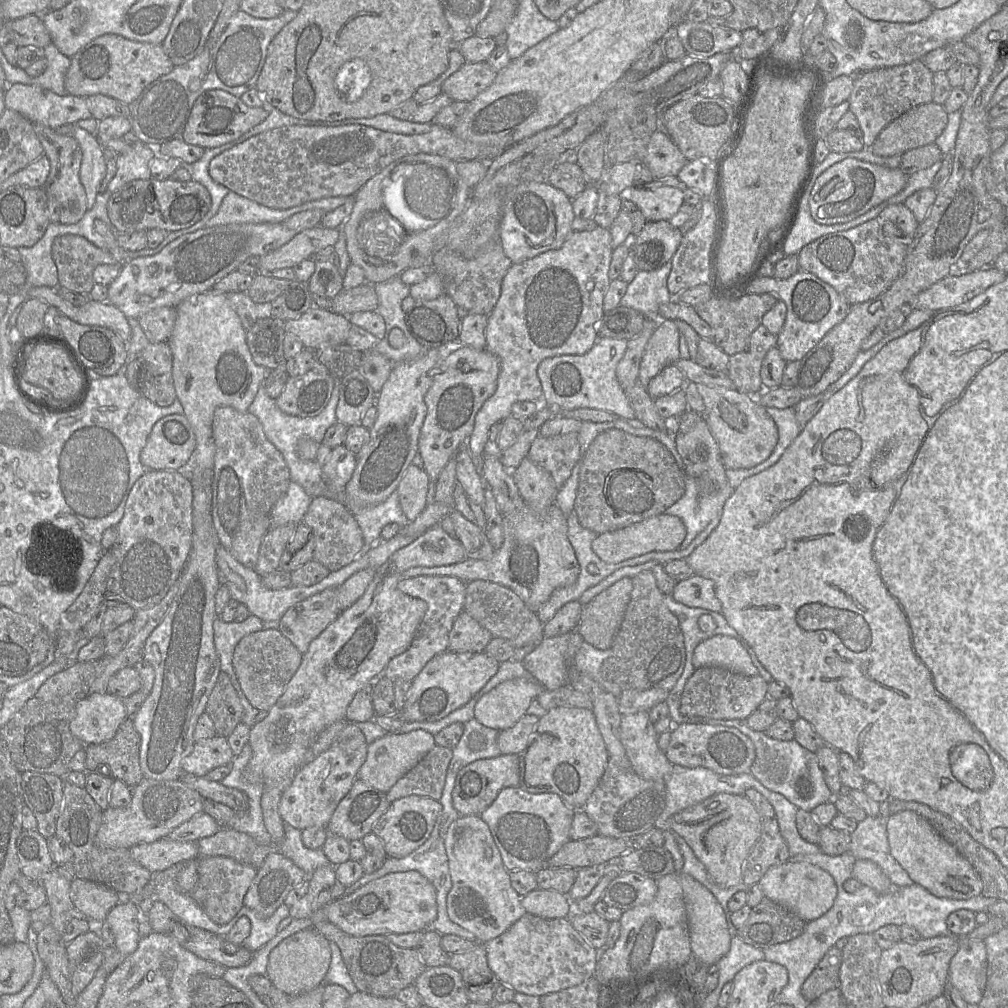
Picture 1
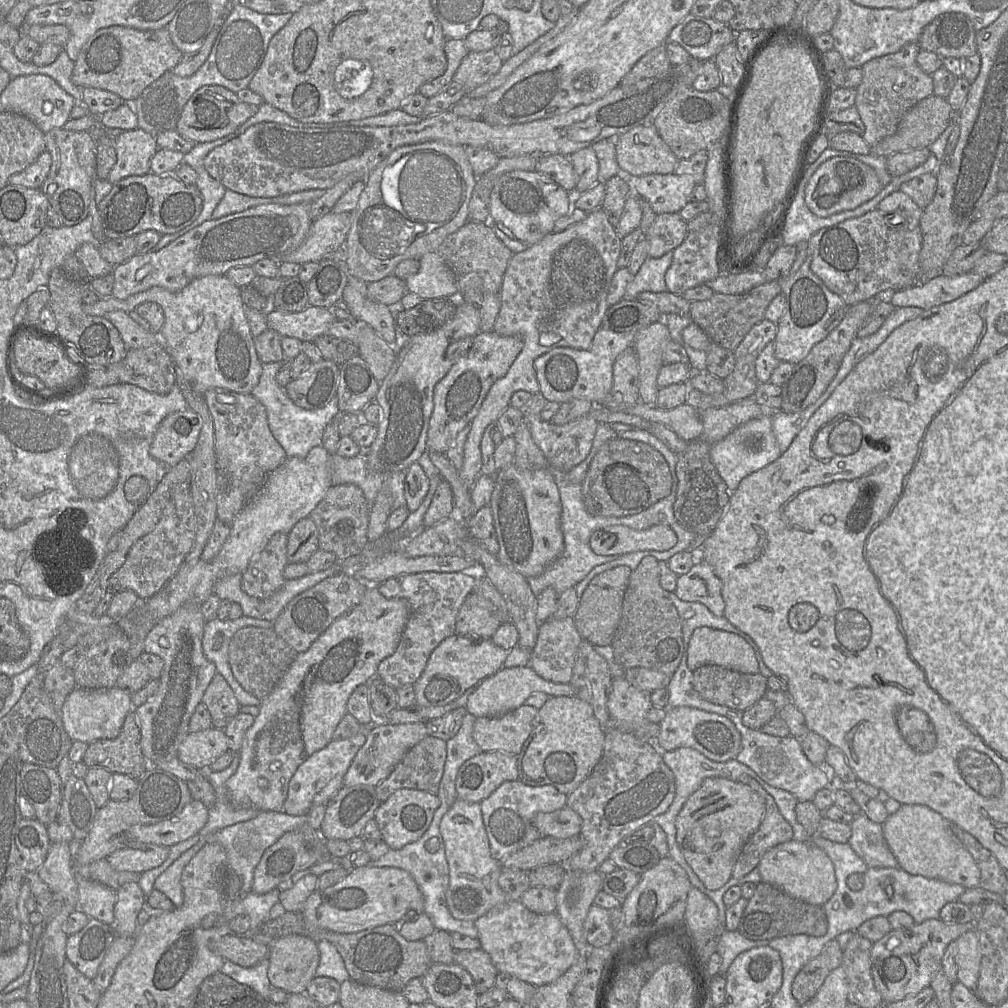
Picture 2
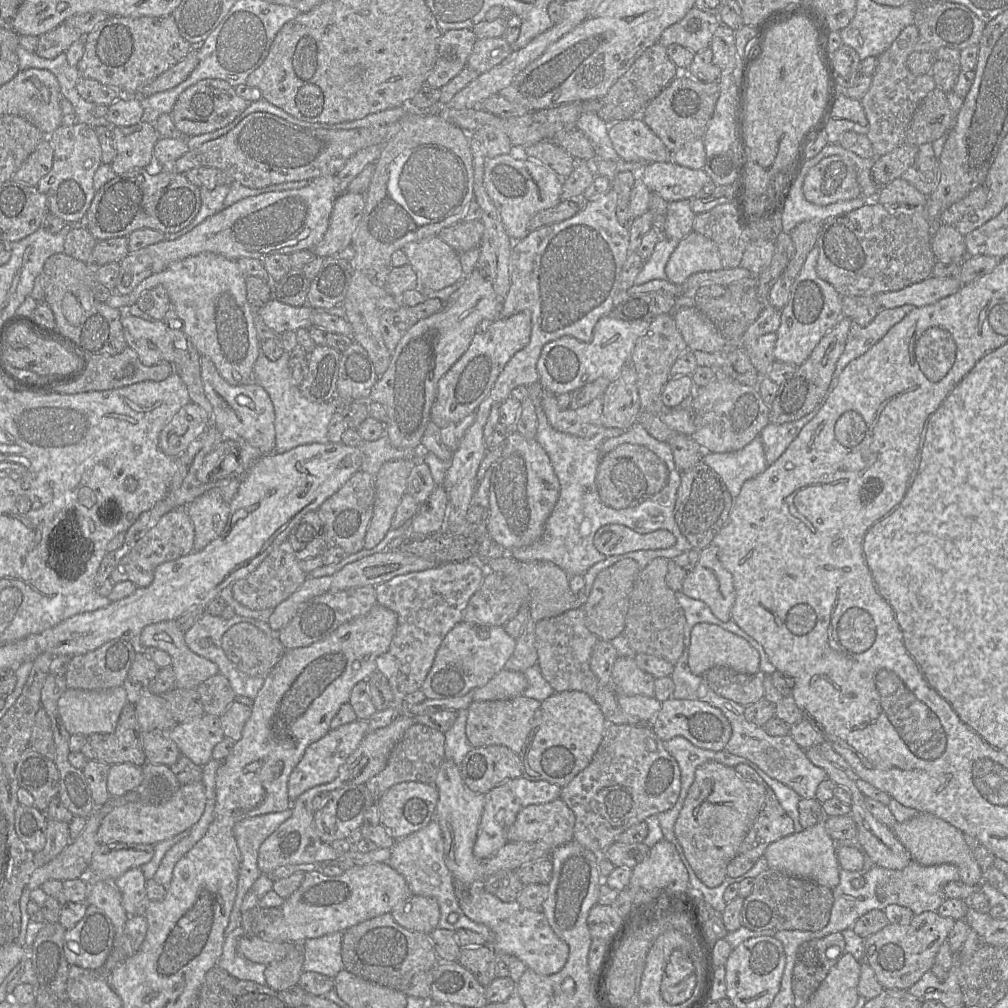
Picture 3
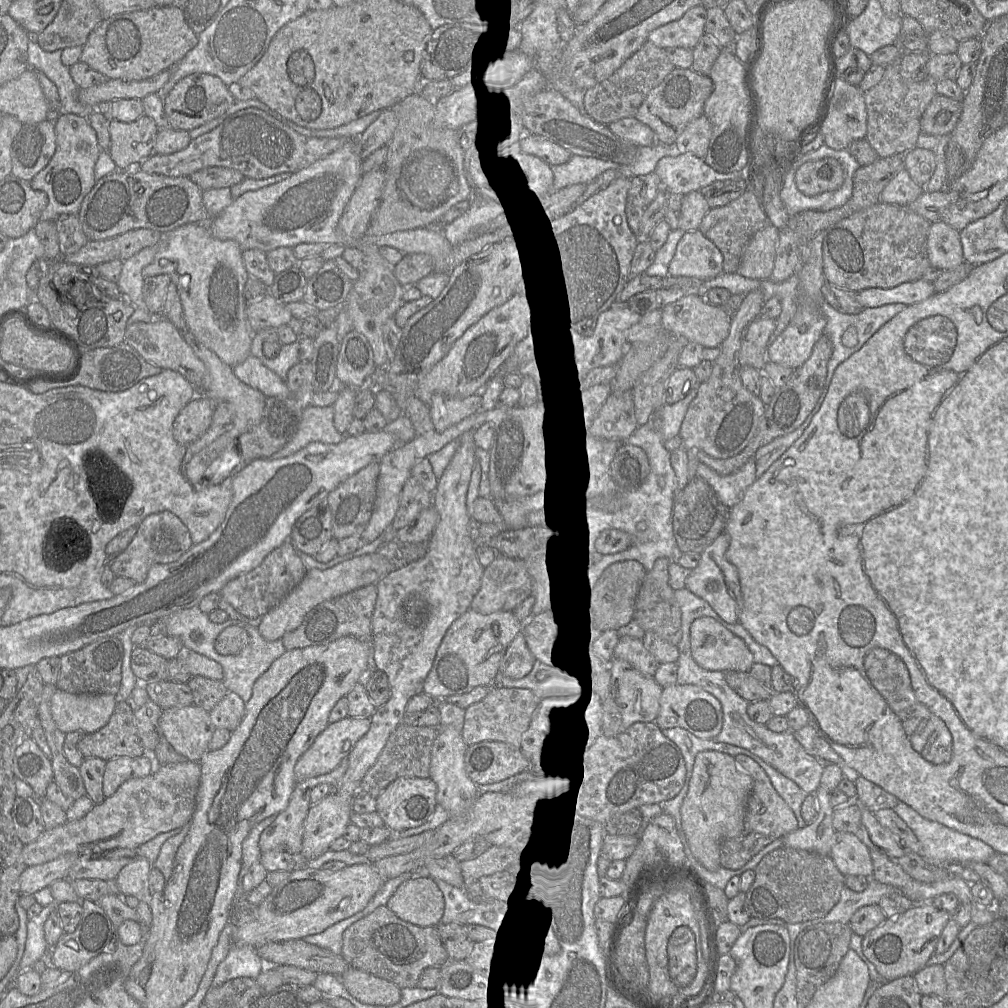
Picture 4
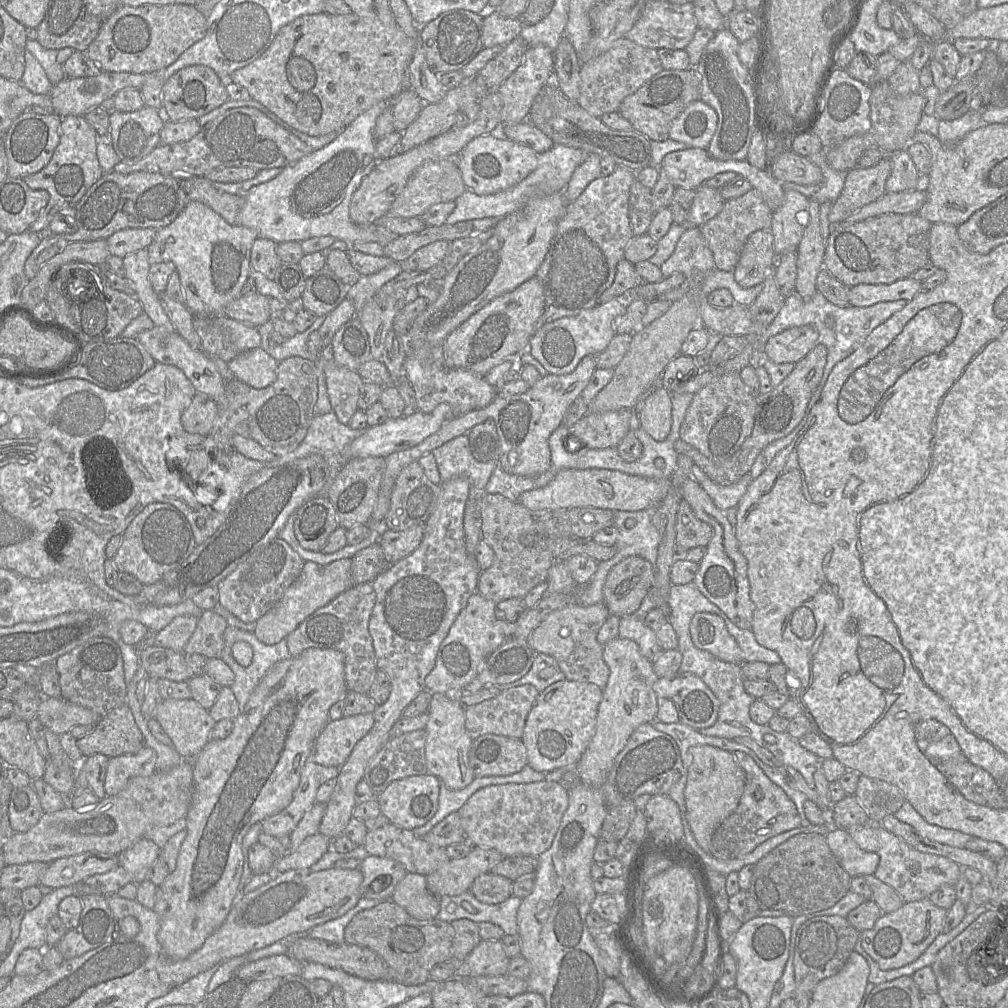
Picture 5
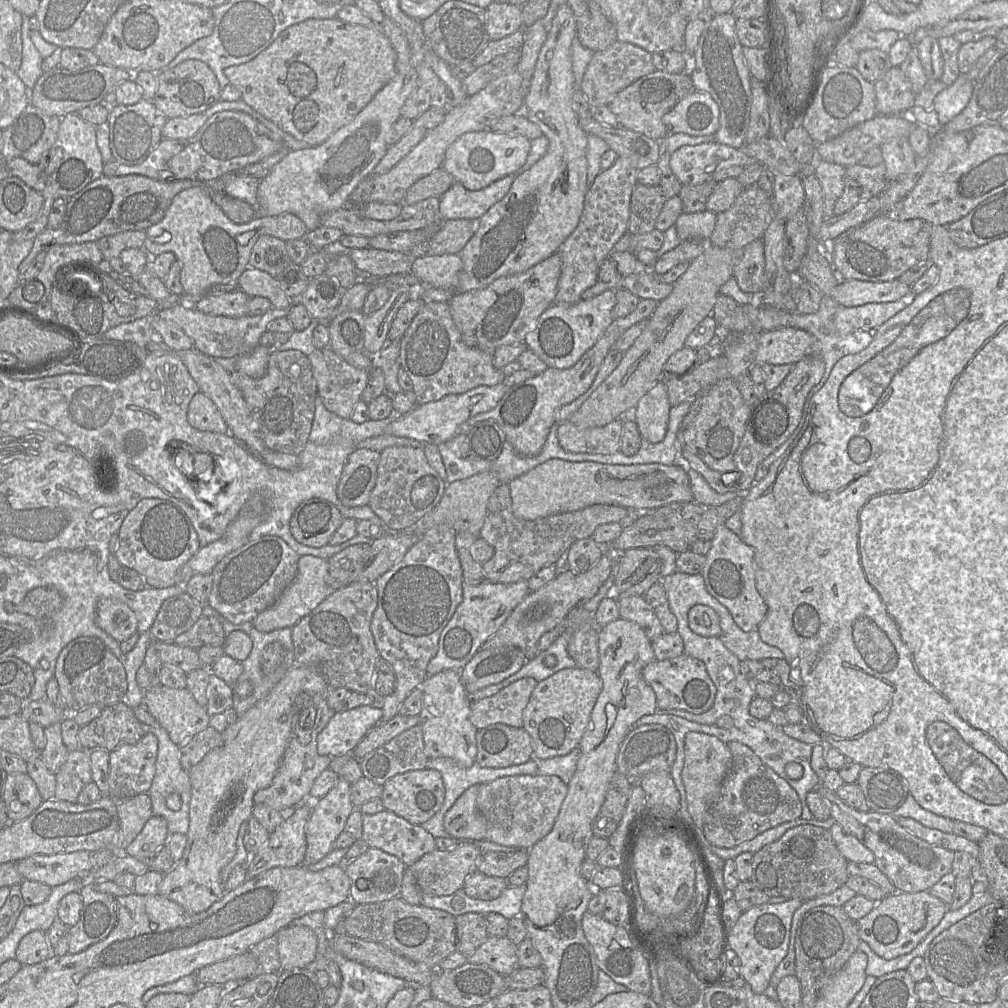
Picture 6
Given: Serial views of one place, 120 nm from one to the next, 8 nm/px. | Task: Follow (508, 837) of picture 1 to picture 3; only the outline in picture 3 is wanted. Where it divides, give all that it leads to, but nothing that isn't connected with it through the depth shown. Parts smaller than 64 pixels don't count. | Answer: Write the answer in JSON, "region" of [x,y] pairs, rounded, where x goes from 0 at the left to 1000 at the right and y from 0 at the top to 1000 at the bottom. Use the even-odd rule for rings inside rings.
{"region":[[[516,770],[502,774],[484,785],[481,788],[480,805],[469,841],[470,848],[476,853],[490,848],[504,835],[503,825],[511,815],[513,808],[524,799],[541,798],[556,792],[557,782],[542,774],[525,774]]]}

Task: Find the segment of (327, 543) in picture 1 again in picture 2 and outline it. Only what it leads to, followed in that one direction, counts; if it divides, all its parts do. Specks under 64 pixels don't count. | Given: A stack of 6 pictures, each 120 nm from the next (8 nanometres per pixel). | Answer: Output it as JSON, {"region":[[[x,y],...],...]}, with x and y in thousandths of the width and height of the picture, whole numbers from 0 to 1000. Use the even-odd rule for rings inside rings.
{"region":[[[328,482],[321,495],[307,511],[315,525],[316,545],[331,549],[335,557],[356,551],[366,540],[364,528],[368,502],[355,482]]]}

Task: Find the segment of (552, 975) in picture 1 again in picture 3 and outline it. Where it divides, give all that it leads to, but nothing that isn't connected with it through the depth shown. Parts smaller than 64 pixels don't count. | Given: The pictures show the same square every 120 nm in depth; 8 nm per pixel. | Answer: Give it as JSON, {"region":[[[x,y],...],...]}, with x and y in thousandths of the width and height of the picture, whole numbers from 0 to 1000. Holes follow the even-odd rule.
{"region":[[[471,876],[464,886],[456,890],[456,901],[470,915],[482,918],[488,925],[487,939],[493,946],[505,946],[516,951],[523,960],[536,967],[548,967],[555,964],[564,949],[564,938],[549,924],[541,907],[537,903],[519,900],[514,894],[500,895],[493,889],[483,885],[479,876]]]}

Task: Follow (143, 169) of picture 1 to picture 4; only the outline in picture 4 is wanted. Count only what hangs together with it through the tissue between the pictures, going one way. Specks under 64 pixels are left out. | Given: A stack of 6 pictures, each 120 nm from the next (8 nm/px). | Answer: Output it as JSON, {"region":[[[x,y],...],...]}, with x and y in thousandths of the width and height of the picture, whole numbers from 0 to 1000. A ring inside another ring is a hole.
{"region":[[[144,113],[129,122],[110,118],[108,153],[116,168],[136,167],[151,154],[157,129],[154,121]]]}

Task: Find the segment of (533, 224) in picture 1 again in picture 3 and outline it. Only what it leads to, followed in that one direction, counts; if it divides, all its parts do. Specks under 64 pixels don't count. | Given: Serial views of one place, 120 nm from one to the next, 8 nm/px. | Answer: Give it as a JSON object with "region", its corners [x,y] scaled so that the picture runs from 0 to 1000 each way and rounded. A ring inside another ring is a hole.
{"region":[[[511,150],[482,158],[479,181],[503,232],[510,240],[520,237],[526,231],[525,220],[534,210],[548,206],[558,199],[559,178],[548,168],[522,158],[521,153],[513,153]]]}

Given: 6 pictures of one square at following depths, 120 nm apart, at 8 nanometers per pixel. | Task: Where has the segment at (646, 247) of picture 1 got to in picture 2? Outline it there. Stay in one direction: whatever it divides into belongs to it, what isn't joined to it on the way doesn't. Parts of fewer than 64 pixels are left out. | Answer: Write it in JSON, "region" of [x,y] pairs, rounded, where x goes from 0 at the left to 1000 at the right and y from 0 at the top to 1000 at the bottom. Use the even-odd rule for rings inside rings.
{"region":[[[674,211],[652,213],[644,229],[638,233],[644,241],[643,255],[654,256],[668,249],[679,239],[682,232],[682,220]]]}

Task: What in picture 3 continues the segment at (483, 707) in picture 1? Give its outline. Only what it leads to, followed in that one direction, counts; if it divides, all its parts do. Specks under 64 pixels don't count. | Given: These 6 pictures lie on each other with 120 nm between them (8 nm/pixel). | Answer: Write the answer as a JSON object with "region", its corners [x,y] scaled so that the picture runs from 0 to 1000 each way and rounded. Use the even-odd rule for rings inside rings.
{"region":[[[498,664],[481,680],[468,686],[469,695],[498,694],[519,689],[523,674],[519,667]]]}

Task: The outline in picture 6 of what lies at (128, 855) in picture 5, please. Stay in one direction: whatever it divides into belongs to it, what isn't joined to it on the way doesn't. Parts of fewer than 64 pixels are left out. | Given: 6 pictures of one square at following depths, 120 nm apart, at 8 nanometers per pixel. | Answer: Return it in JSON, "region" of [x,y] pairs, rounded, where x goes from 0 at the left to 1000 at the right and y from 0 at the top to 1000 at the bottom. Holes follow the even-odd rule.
{"region":[[[152,809],[124,842],[124,846],[140,854],[147,854],[165,837],[168,830],[166,814],[162,811]]]}

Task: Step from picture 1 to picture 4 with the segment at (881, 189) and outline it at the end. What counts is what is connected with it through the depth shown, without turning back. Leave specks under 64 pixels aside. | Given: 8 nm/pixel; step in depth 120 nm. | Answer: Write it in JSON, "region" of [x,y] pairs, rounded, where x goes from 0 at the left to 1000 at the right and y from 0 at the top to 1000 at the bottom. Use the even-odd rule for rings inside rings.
{"region":[[[816,157],[796,163],[789,172],[793,189],[801,194],[832,188],[837,181],[837,169],[828,157]]]}

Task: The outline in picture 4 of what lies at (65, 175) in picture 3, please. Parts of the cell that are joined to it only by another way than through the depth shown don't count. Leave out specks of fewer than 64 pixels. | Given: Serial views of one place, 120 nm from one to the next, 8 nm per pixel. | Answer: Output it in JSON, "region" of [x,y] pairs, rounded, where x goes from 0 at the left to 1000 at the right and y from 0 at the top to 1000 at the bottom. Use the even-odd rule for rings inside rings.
{"region":[[[61,113],[55,120],[56,149],[47,165],[30,180],[35,188],[44,189],[48,202],[42,209],[40,218],[55,219],[59,215],[77,212],[83,195],[95,182],[93,166],[101,150],[94,129],[87,117],[75,113]]]}

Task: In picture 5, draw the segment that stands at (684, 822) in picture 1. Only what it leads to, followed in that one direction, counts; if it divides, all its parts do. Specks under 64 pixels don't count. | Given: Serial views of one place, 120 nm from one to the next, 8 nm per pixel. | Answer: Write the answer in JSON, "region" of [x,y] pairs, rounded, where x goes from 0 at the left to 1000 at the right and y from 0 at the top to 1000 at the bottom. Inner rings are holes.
{"region":[[[704,739],[685,741],[687,756],[679,783],[681,813],[692,839],[704,846],[704,835],[710,821],[732,800],[739,781],[739,766],[727,747]]]}

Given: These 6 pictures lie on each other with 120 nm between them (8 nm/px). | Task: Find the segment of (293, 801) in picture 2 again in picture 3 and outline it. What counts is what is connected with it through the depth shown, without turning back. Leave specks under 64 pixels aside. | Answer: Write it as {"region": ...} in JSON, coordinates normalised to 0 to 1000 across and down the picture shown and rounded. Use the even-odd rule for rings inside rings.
{"region":[[[353,714],[348,717],[339,719],[334,723],[326,724],[326,726],[318,733],[308,738],[305,741],[300,753],[292,762],[287,771],[286,790],[288,793],[288,800],[289,796],[291,796],[295,791],[297,791],[300,787],[307,784],[308,782],[323,778],[331,774],[336,767],[336,762],[343,756],[344,752],[353,744],[357,736],[365,727],[365,715]]]}

